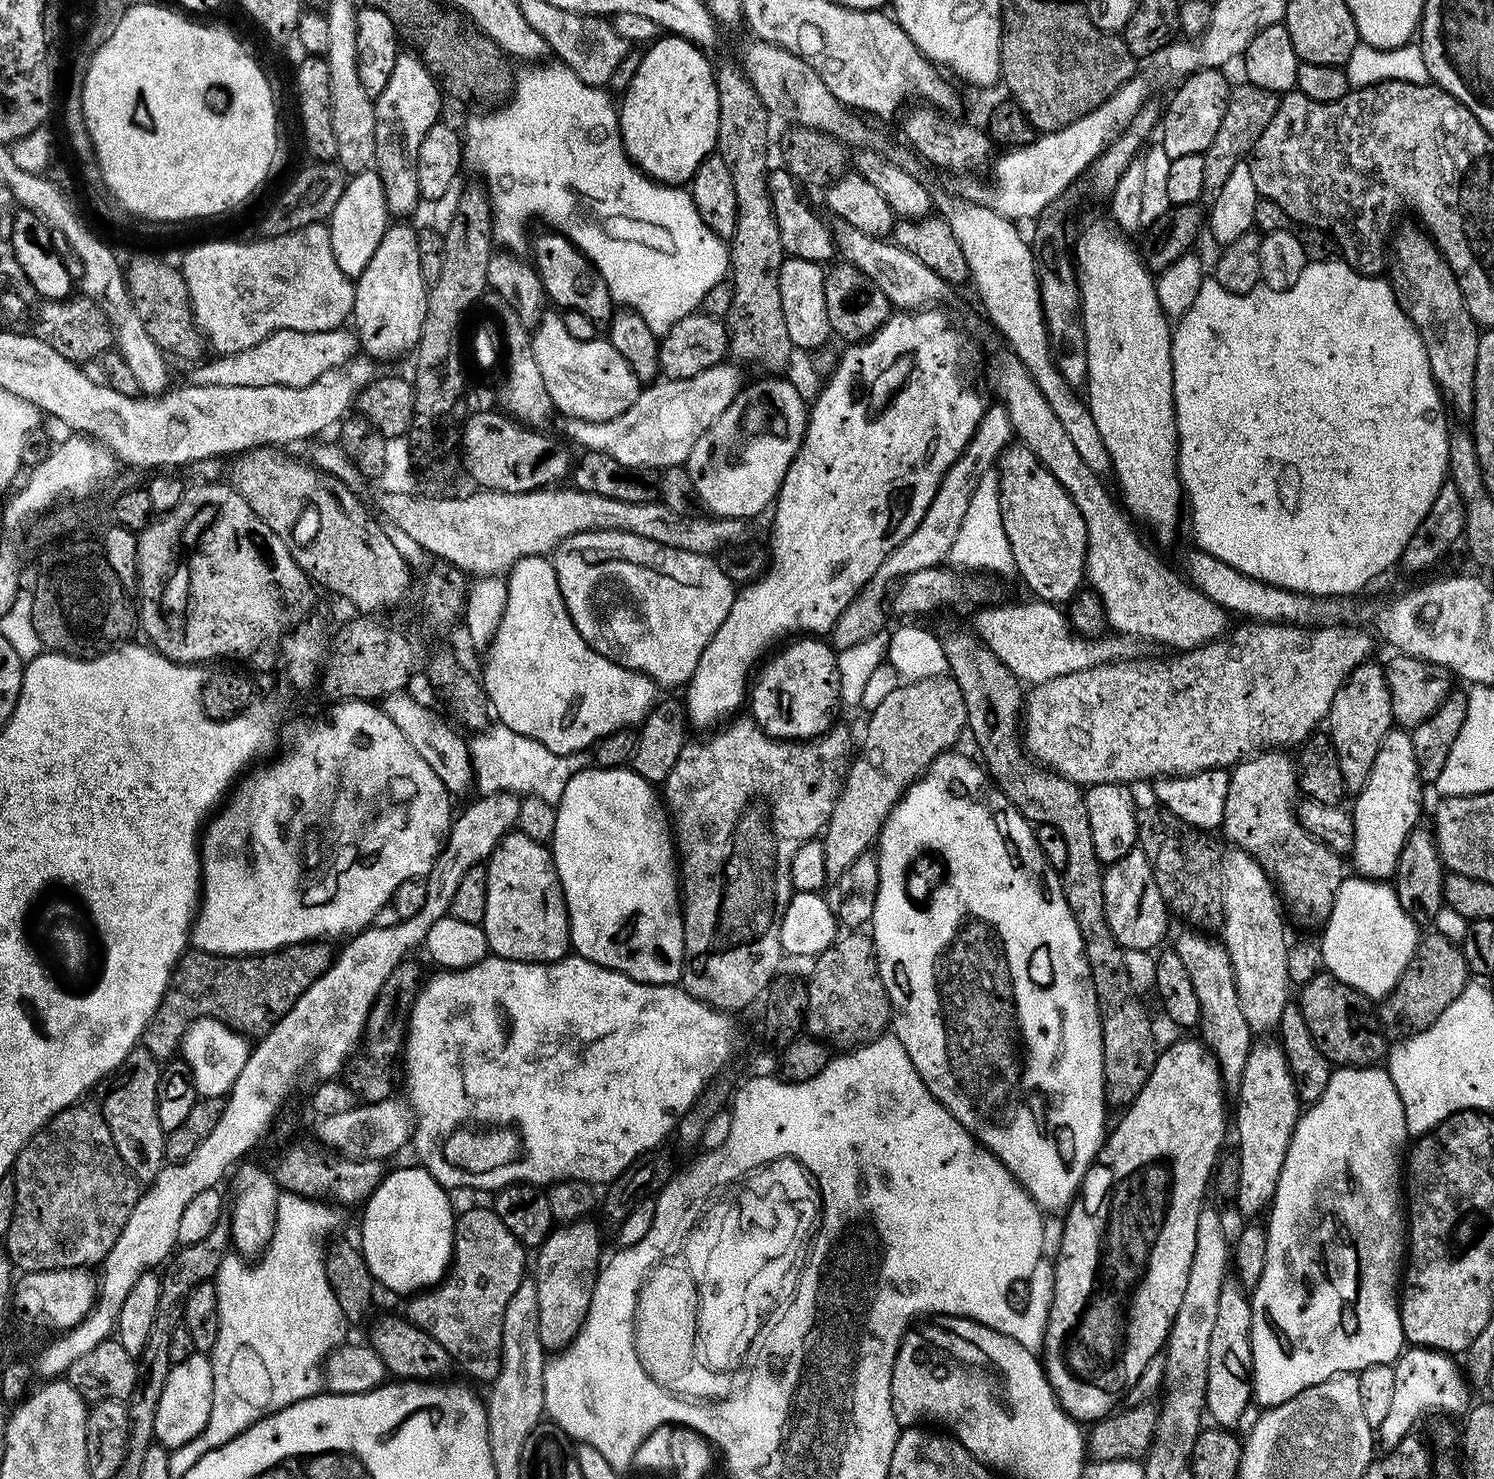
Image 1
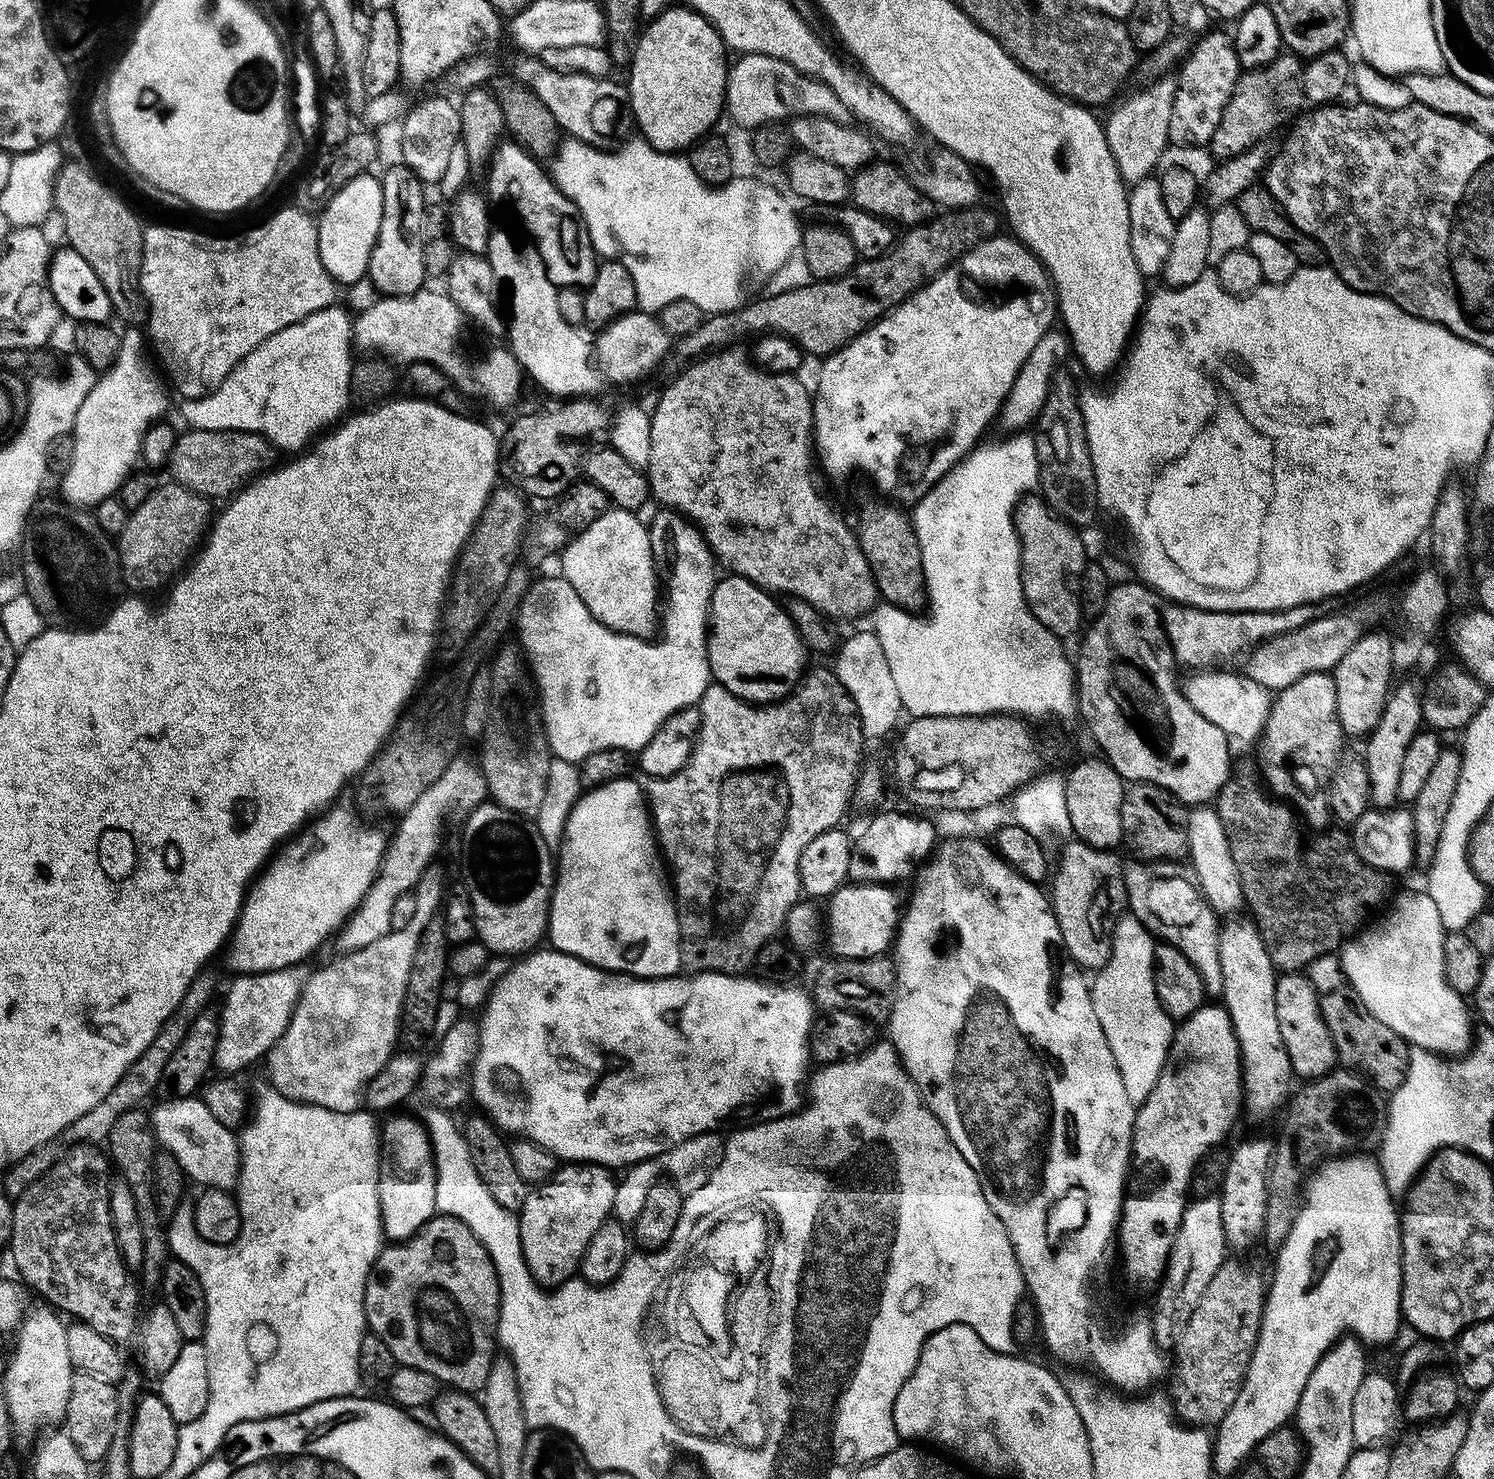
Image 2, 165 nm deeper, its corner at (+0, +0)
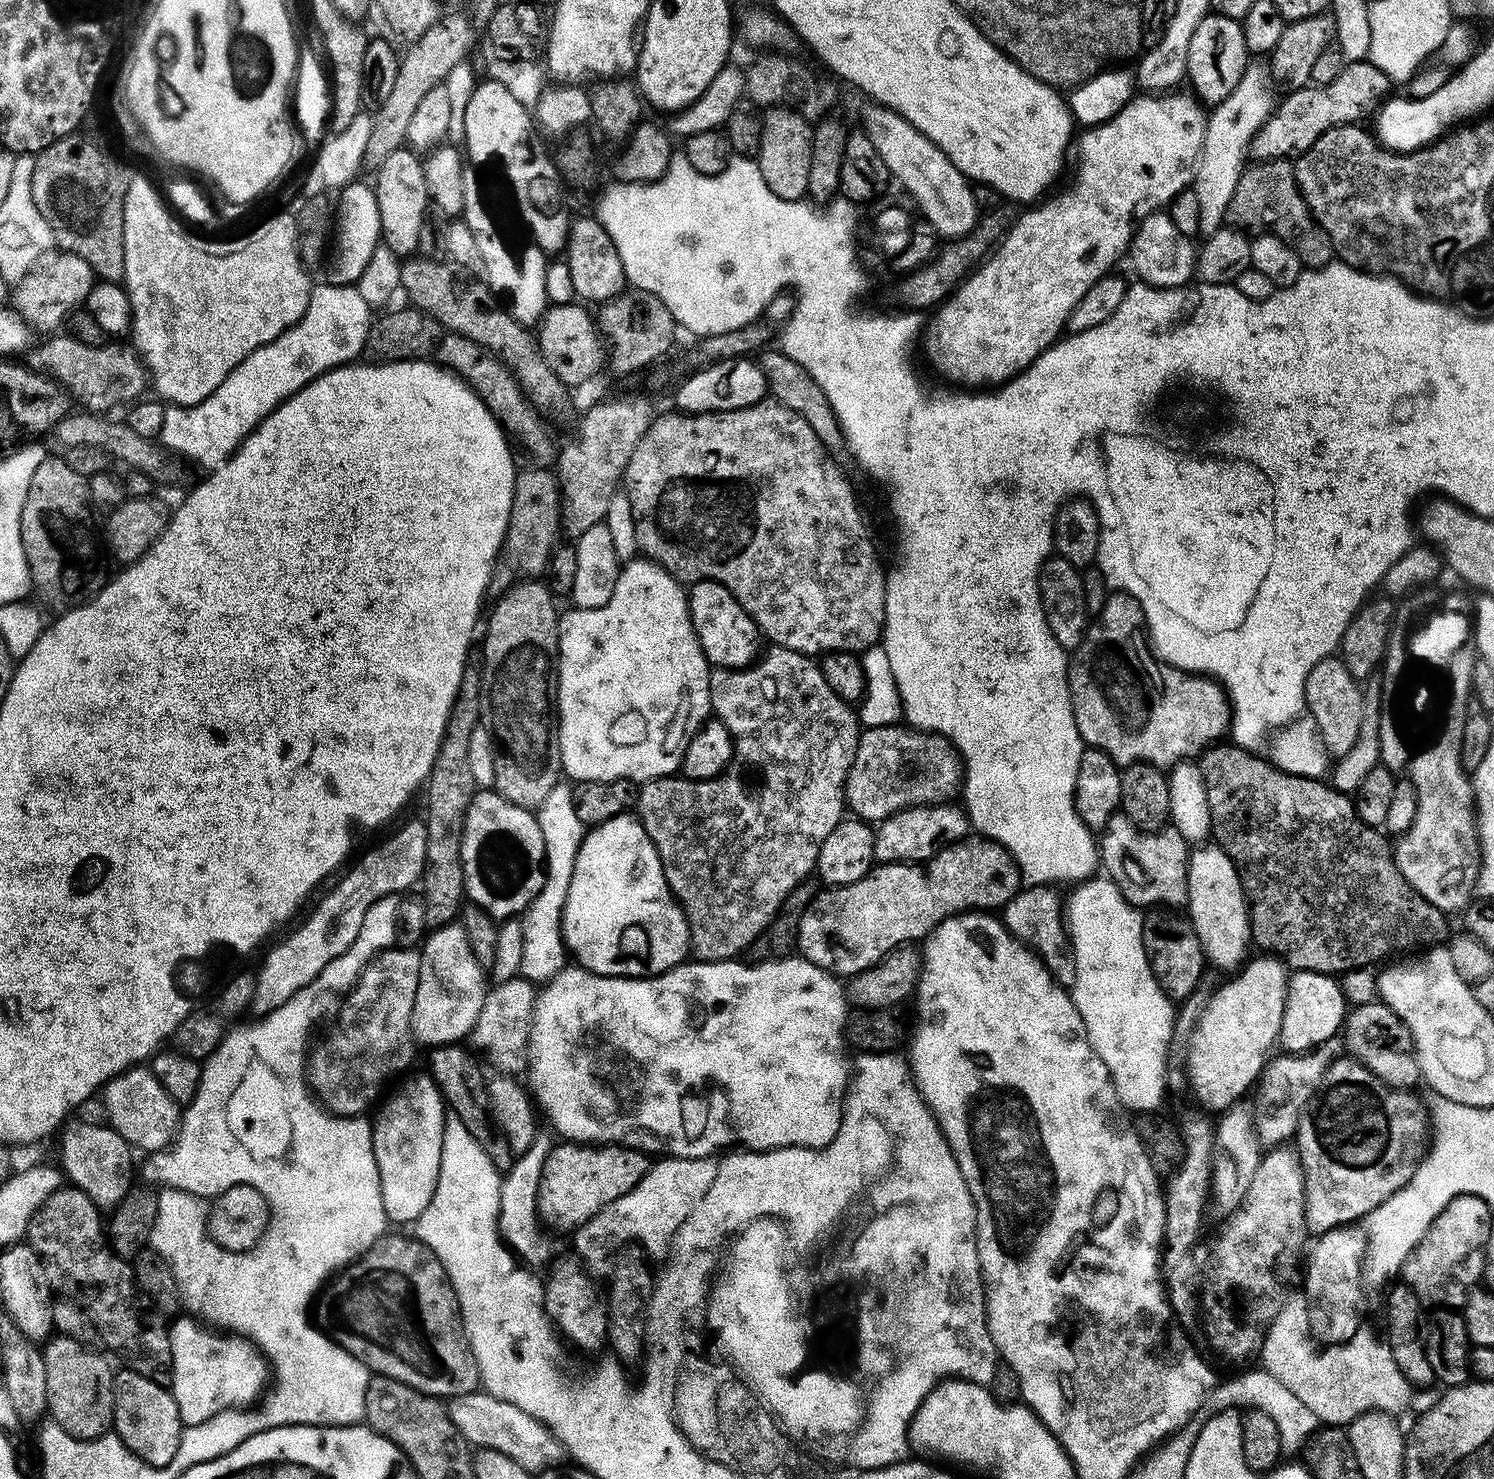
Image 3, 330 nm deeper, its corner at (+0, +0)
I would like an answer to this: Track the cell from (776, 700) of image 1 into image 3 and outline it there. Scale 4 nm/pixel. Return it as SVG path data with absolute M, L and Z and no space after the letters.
M697 580L688 592L688 612L692 615L692 625L704 656L709 665L717 668L747 668L757 659L756 639L761 639L762 633L756 622L746 614L746 610L730 594L728 588L715 584L712 580Z

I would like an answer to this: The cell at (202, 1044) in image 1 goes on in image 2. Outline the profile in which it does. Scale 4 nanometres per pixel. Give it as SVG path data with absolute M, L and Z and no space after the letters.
M287 968L240 974L235 979L224 1000L224 1009L218 1012L220 1033L214 1064L224 1074L236 1074L232 1072L240 1072L255 1060L263 1061L267 1057L278 1038L284 1036L302 987L302 976Z

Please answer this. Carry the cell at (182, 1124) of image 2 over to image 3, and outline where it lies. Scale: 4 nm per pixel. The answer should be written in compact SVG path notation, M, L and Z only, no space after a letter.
M133 1066L127 1072L109 1080L102 1089L104 1112L107 1123L122 1138L131 1144L133 1149L144 1151L144 1154L157 1152L168 1147L180 1127L181 1105L158 1082L151 1067Z

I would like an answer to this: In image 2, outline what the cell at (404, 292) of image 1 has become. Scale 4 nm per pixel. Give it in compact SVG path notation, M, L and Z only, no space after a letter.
M403 162L382 172L382 226L374 250L370 254L367 278L381 297L409 296L425 287L422 266L422 234L420 227L426 219L425 189L416 175Z

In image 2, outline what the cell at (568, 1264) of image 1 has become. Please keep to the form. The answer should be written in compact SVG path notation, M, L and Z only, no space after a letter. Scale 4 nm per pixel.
M564 1162L557 1167L549 1180L543 1180L529 1191L526 1202L518 1213L522 1254L525 1256L530 1274L542 1286L565 1284L581 1271L583 1255L586 1254L590 1240L597 1233L598 1228L613 1215L617 1183L613 1169L606 1168L602 1164Z

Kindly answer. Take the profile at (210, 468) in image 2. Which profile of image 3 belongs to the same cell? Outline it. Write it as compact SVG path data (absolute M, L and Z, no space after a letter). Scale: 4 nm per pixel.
M76 410L62 417L54 425L56 440L61 444L61 449L67 450L85 444L86 446L98 446L109 453L113 461L121 460L129 469L136 469L151 476L153 481L168 480L176 472L176 464L167 460L165 449L155 439L148 439L135 433L123 419L111 420L108 414Z

